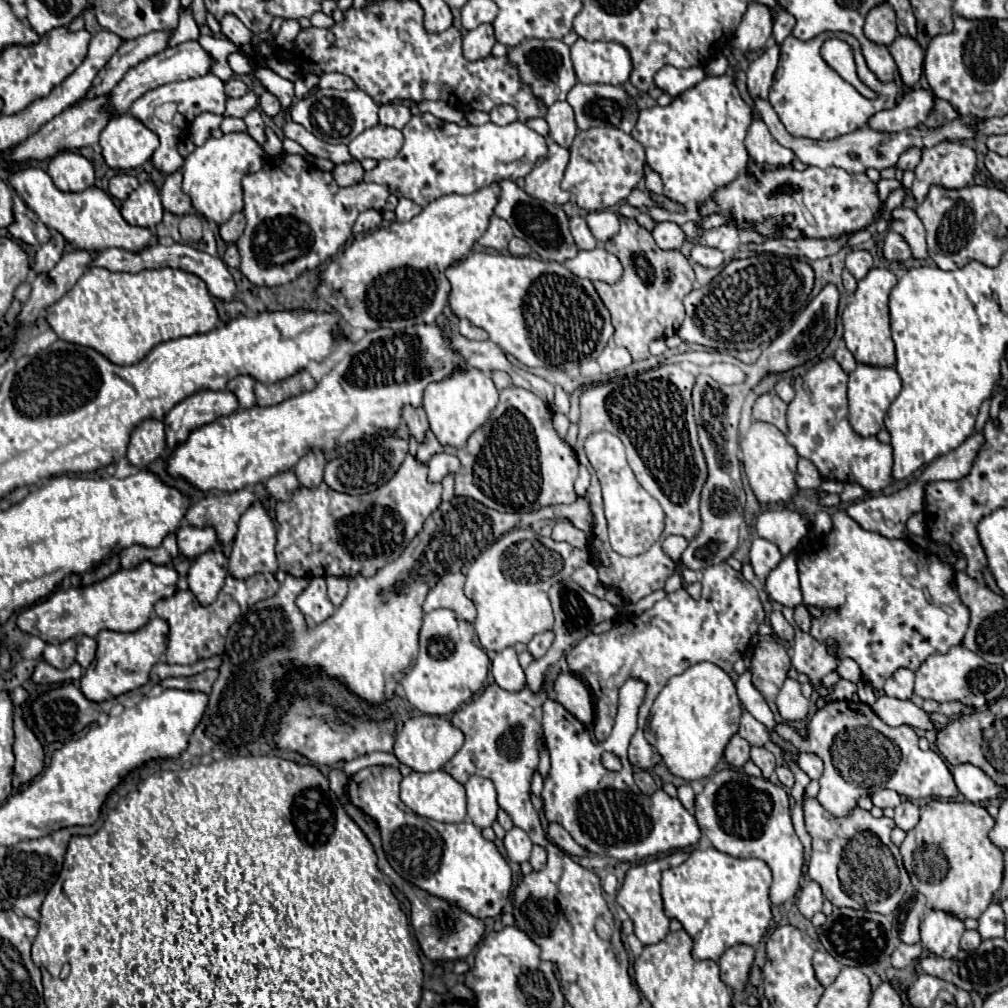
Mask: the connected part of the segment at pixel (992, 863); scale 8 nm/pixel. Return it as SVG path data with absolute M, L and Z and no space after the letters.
M930 800L920 808L920 822L906 834L900 854L914 888L926 896L930 908L952 912L958 918L982 916L1000 890L1004 874L1002 850L988 838L992 826L988 810L968 800Z

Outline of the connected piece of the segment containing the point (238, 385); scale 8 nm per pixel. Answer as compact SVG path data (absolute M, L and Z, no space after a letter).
M236 376L236 378L232 378L228 382L228 390L238 396L242 408L252 408L256 404L254 378L252 376Z

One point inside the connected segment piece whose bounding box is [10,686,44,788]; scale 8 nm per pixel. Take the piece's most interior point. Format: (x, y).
(28, 750)

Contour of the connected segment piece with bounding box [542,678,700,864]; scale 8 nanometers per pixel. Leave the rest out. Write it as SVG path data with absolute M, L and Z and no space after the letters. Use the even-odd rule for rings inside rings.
M628 678L622 684L616 722L612 734L604 742L592 742L584 724L556 700L546 700L542 706L542 728L552 758L542 790L542 804L548 822L562 824L584 850L630 864L642 862L658 852L686 848L700 840L696 818L680 804L678 798L670 798L662 788L658 788L652 796L646 796L632 778L632 764L628 762L626 750L638 728L638 710L644 694L646 682L640 678ZM604 750L620 756L620 772L608 772L602 766L600 754Z

